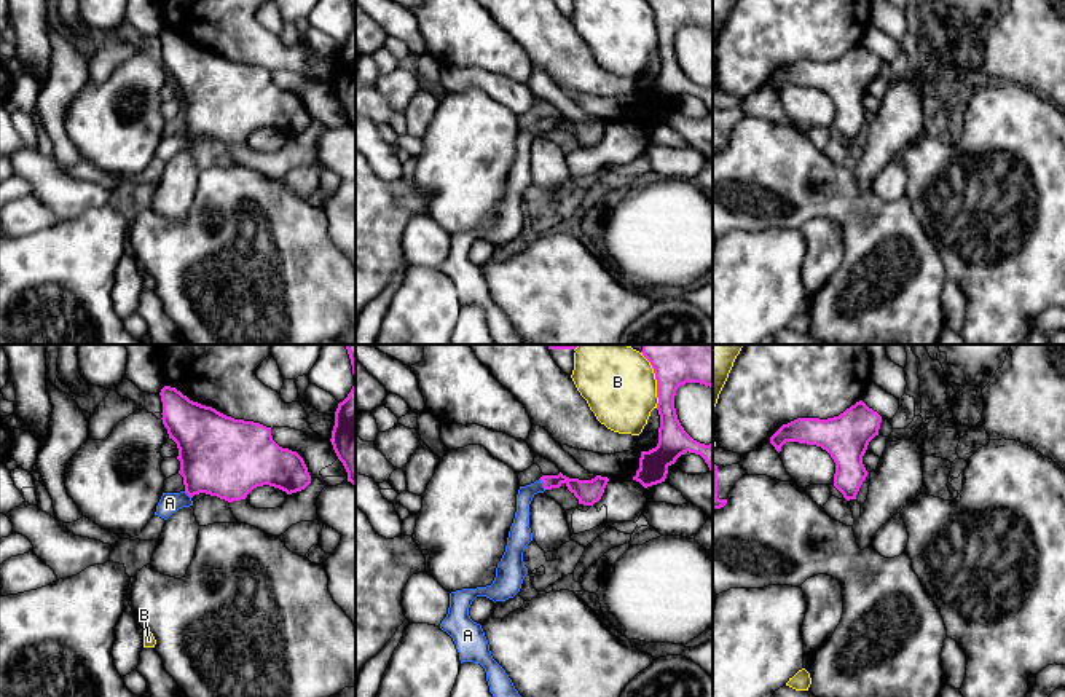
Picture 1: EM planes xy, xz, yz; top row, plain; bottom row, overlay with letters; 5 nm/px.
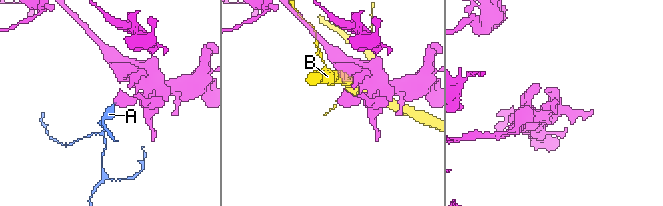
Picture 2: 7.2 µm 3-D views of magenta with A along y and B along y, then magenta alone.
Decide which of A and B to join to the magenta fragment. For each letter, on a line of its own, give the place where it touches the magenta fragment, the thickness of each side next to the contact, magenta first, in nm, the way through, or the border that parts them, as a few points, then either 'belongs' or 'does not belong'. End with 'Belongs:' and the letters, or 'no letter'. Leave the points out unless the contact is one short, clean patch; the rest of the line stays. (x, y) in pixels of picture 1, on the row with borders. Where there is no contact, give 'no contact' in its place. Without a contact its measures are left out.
A: meets magenta in xz at (542, 482); 130 nm thick on the magenta side, 90 nm on the other; runs through xz (589, 492), (566, 480), (542, 482), (523, 500), (520, 525); belongs
B: meets magenta in xz at (656, 378); 380 nm thick on the magenta side, 380 nm on the other; does not belong
Belongs: A

